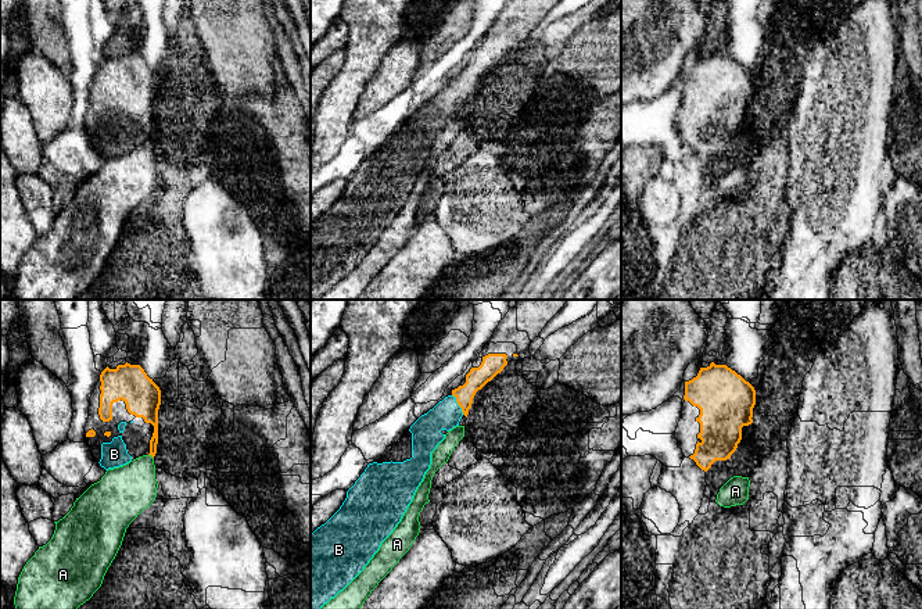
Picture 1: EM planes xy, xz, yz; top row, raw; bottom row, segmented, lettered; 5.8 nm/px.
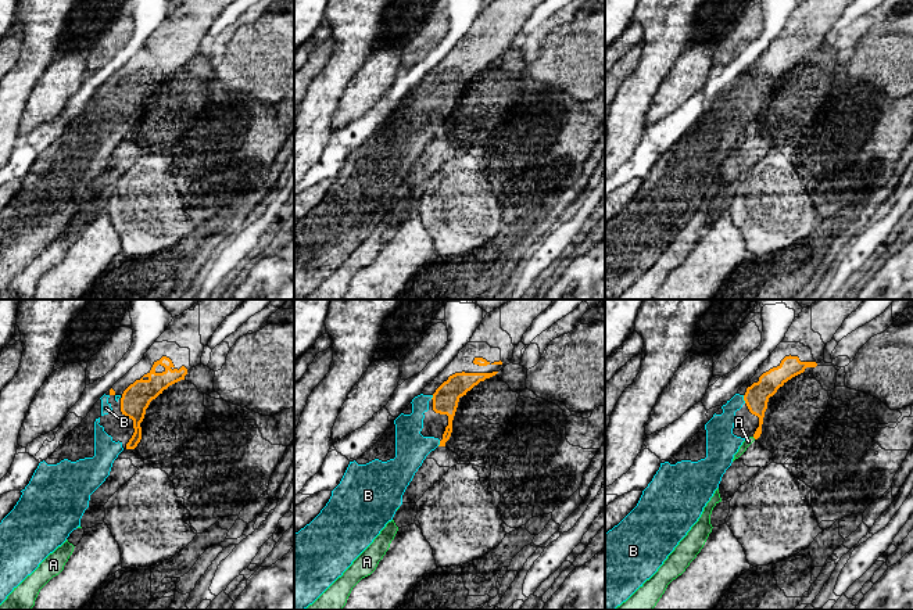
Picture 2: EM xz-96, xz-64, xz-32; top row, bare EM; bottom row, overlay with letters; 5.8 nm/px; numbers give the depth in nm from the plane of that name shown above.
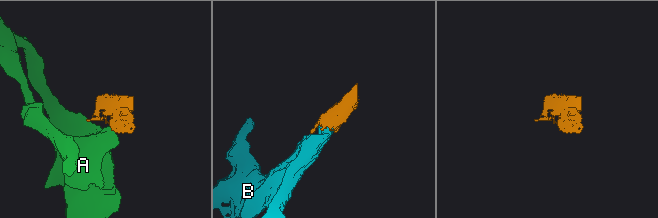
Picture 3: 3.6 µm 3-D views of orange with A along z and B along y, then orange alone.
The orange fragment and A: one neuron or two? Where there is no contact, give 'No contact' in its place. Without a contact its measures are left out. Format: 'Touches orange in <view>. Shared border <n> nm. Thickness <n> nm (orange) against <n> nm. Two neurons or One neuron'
Touches orange in xy. Shared border 40 nm. Thickness 100 nm (orange) against 300 nm. Two neurons

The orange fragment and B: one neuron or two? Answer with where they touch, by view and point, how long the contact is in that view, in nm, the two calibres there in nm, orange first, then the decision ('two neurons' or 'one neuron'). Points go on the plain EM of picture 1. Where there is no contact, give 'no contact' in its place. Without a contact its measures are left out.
xz (458, 93) | 140 nm | 120/180 nm | one neuron

